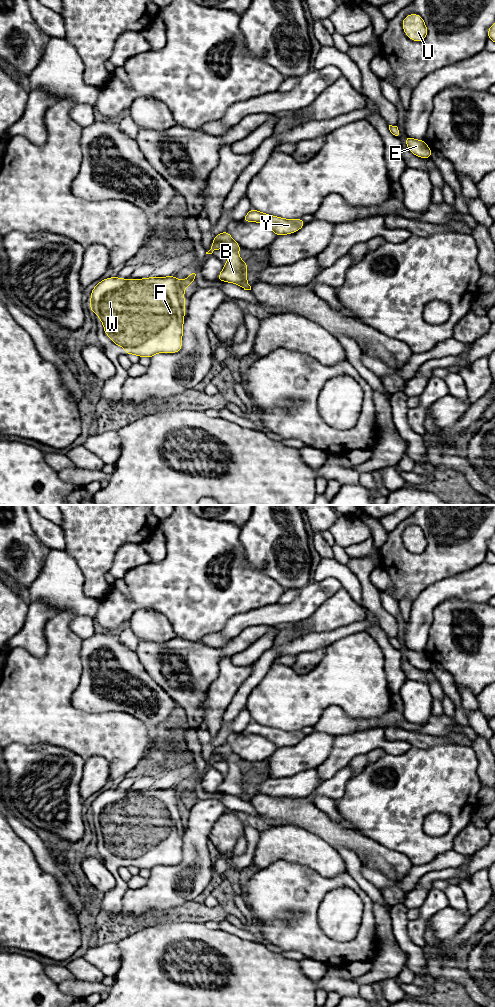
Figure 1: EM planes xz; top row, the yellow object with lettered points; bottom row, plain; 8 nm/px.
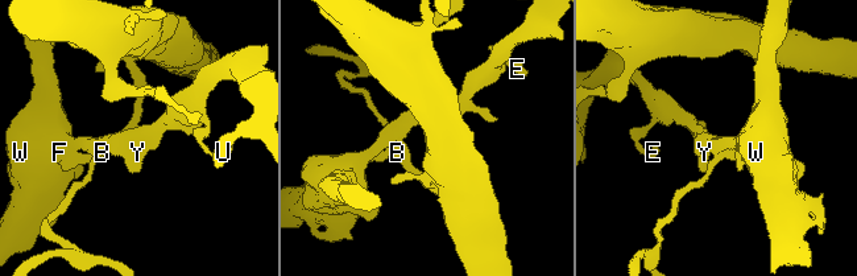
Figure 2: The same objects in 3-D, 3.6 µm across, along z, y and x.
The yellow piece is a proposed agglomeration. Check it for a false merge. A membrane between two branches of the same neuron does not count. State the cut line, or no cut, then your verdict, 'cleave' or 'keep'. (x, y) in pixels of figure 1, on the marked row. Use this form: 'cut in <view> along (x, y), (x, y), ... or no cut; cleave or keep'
cut in xz along (228, 250), (235, 250), (237, 252); cleave

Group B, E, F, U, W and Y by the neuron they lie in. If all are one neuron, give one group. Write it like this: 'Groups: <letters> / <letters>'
Groups: B / E F U W Y

